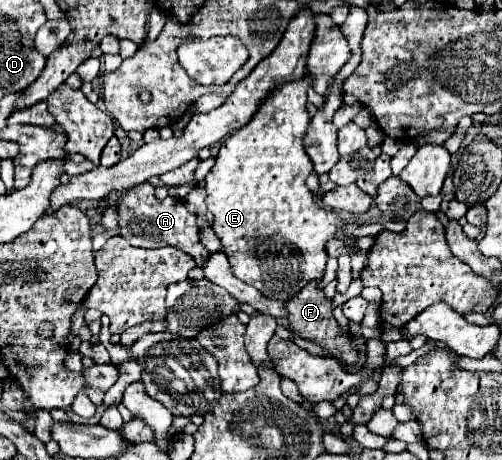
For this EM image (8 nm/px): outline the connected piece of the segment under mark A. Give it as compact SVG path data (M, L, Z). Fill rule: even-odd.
M142 182L138 186L126 188L126 190L116 190L110 192L104 200L102 206L96 210L96 216L102 216L108 208L116 208L118 214L118 228L120 228L120 236L126 238L132 246L138 248L162 248L162 246L176 246L178 250L184 250L186 254L190 254L196 262L200 262L200 258L204 258L204 254L210 254L202 244L200 244L200 228L196 226L196 216L190 214L186 210L186 206L182 204L182 200L178 198L164 198L158 200L154 196L154 186L150 182Z

